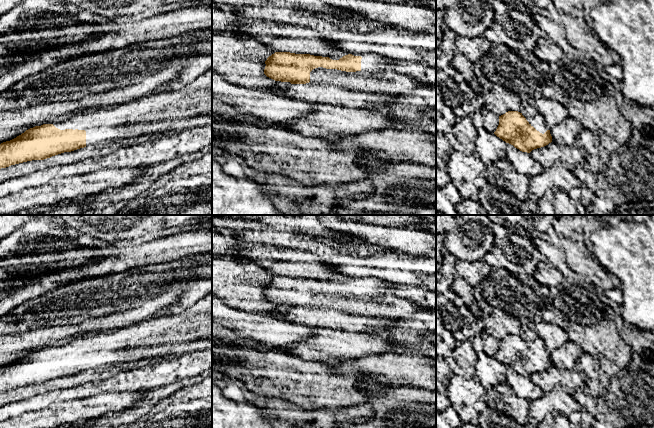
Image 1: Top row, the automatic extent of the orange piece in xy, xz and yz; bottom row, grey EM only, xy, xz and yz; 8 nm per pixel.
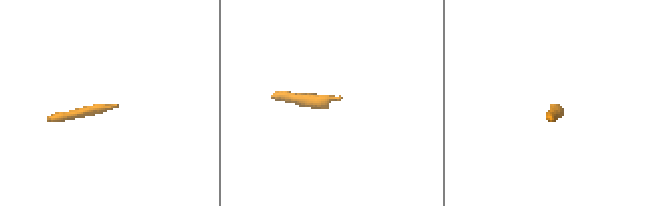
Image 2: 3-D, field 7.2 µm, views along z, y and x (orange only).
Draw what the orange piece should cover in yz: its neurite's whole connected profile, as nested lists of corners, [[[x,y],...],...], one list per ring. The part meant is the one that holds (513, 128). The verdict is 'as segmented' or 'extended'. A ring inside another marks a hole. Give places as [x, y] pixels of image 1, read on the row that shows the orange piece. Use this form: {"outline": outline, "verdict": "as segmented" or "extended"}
{"outline": [[[508,111],[499,116],[499,125],[494,134],[527,153],[552,142],[550,128],[539,113],[525,118],[518,111]]], "verdict": "extended"}

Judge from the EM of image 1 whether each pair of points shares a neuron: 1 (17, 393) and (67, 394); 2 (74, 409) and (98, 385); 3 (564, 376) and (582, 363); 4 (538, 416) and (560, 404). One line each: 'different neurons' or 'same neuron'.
1: different neurons
2: different neurons
3: different neurons
4: same neuron

